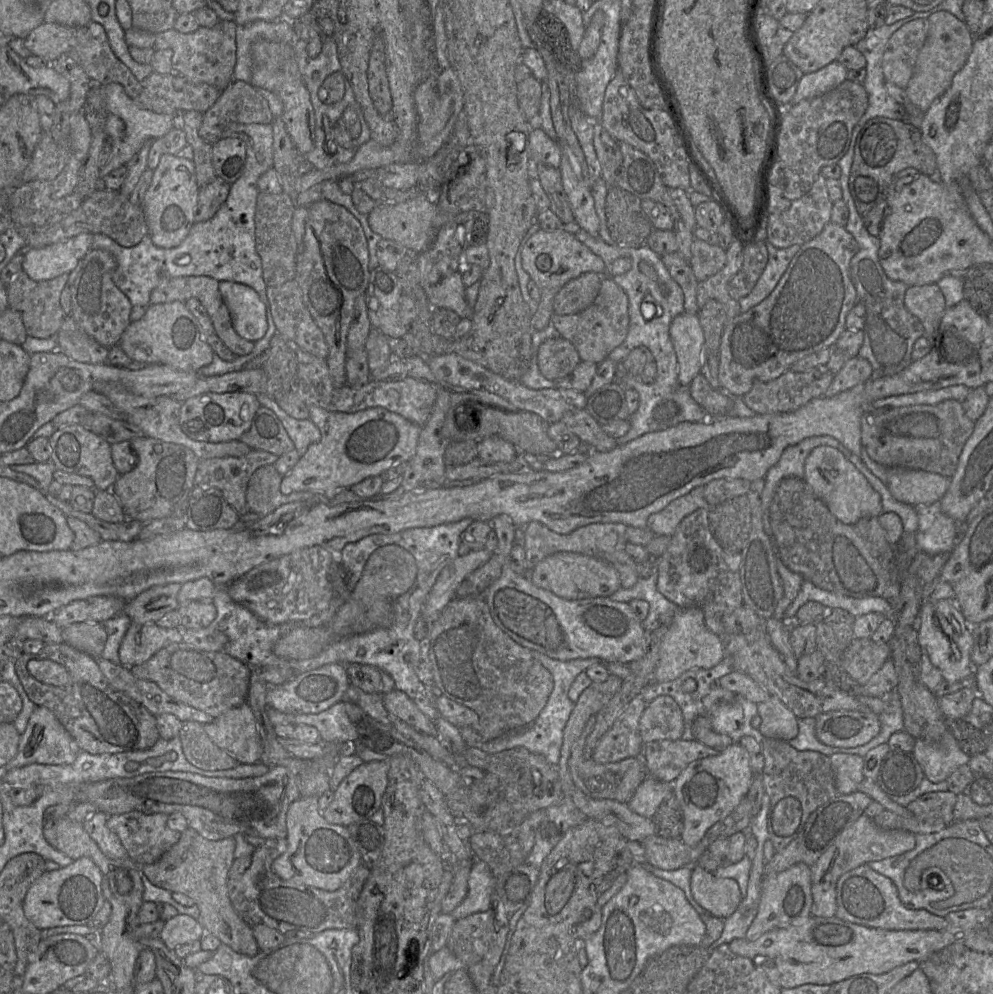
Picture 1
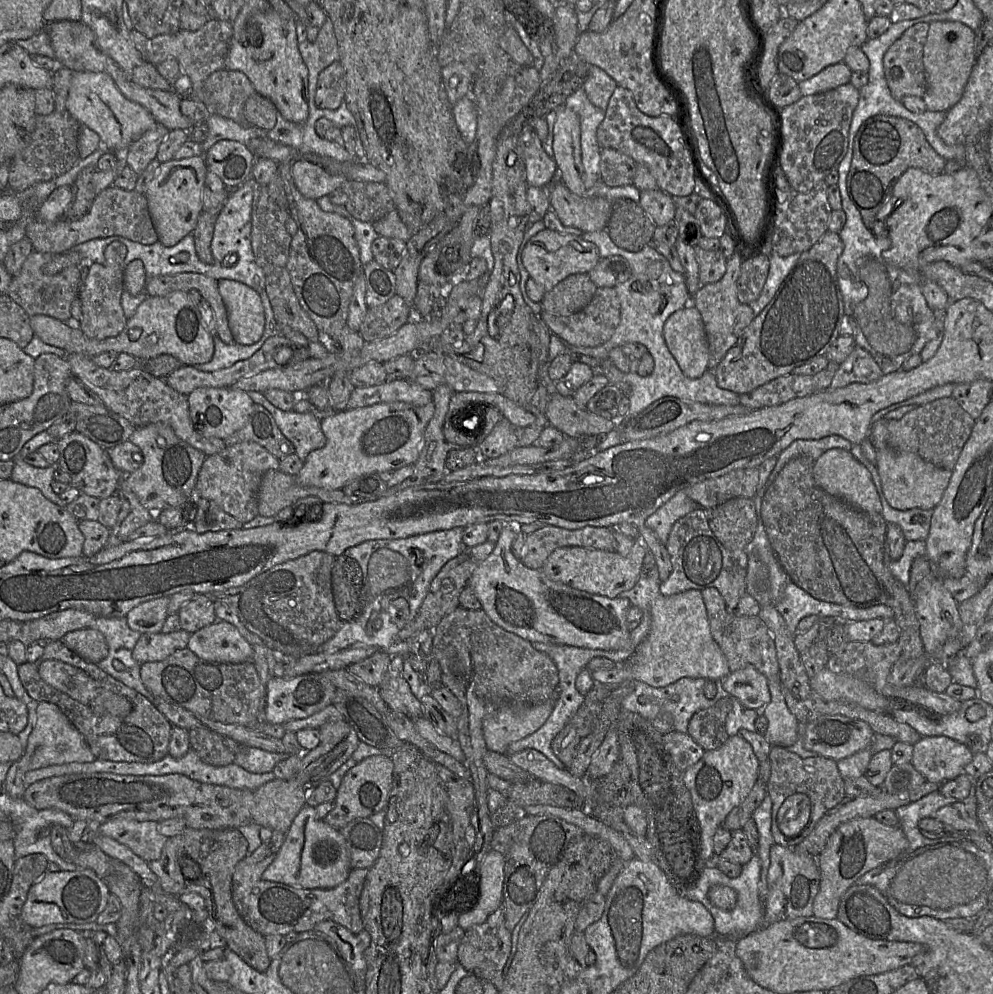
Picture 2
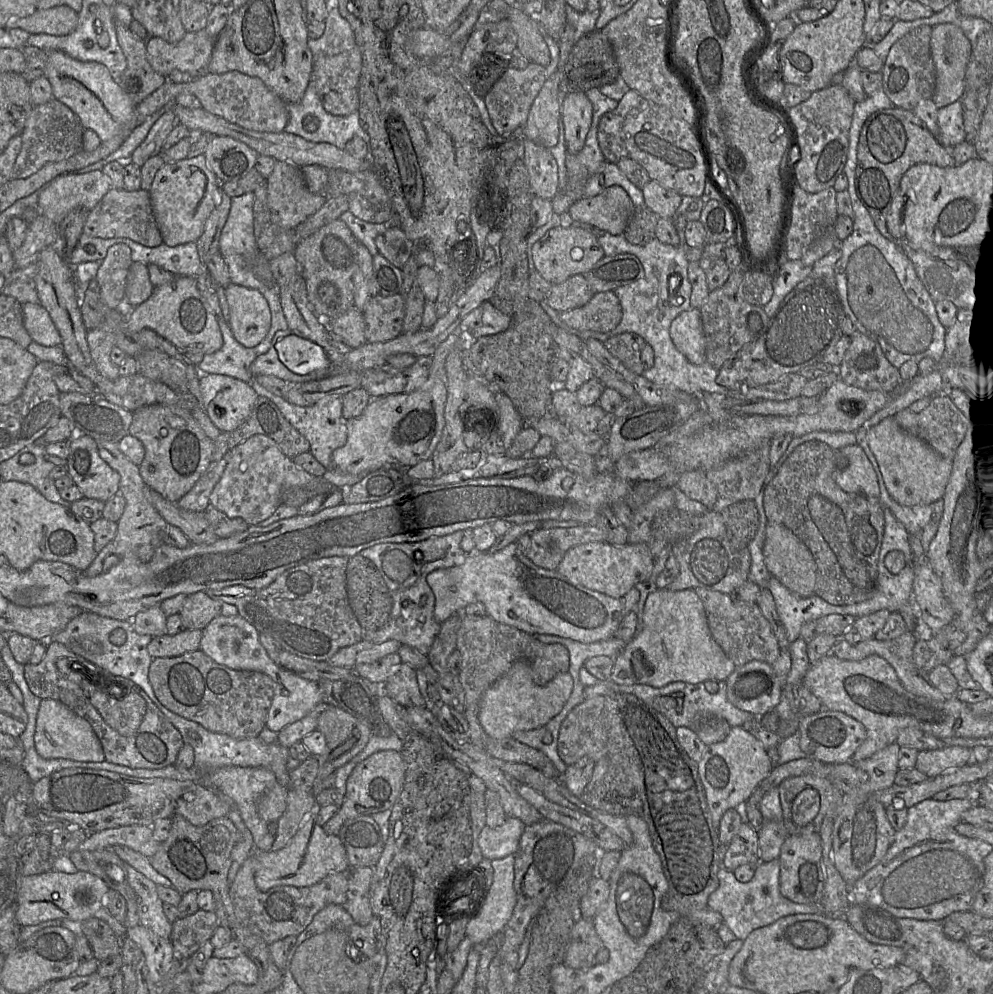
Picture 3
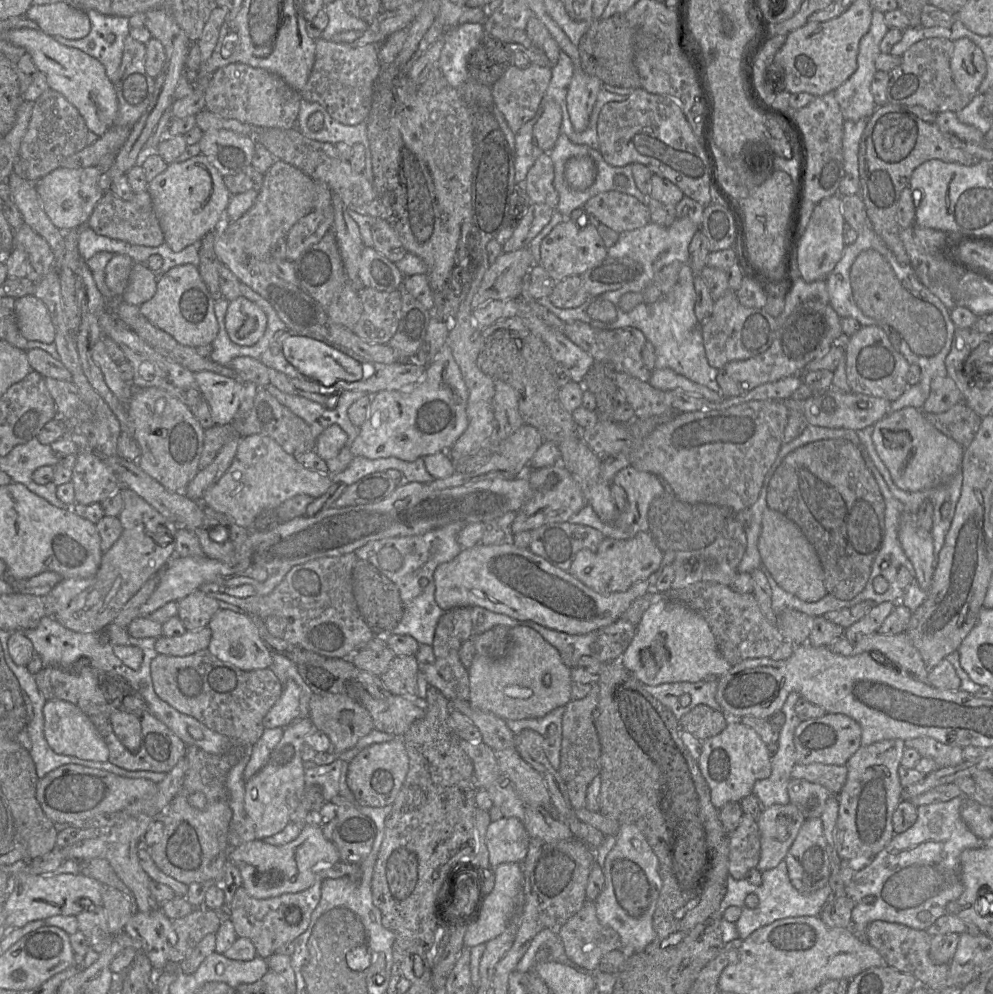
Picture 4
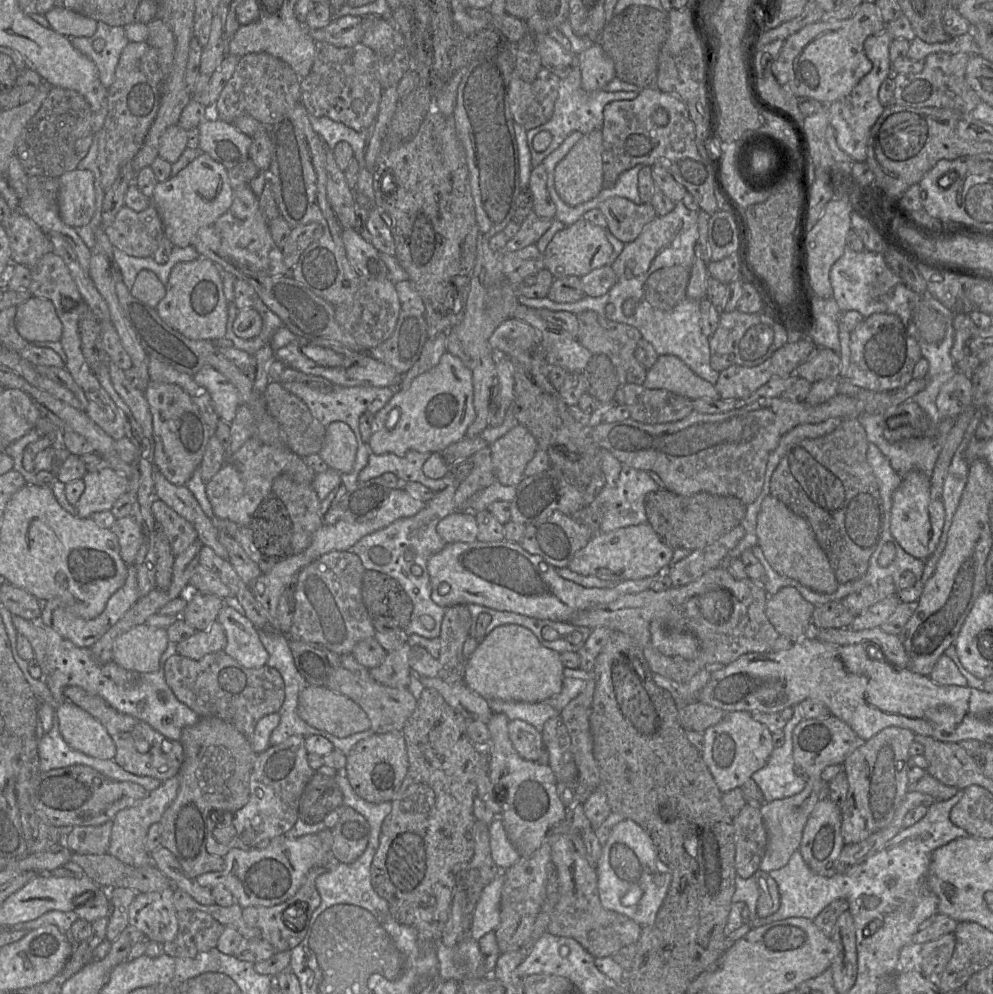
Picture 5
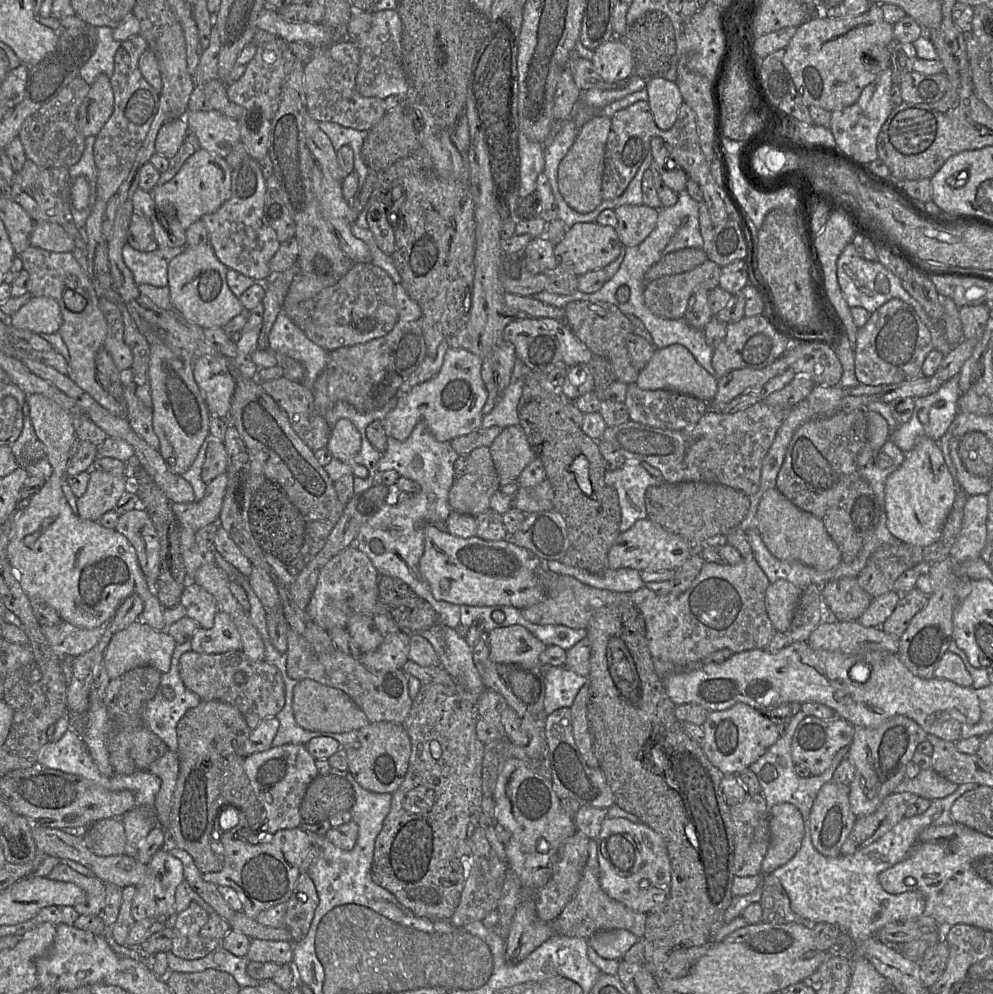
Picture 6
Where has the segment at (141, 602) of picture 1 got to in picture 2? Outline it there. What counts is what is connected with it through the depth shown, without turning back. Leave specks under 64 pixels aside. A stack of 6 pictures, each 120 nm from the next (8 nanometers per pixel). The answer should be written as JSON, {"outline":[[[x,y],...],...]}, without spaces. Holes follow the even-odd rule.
{"outline":[[[160,597],[142,602],[125,616],[128,626],[141,634],[161,632],[168,616],[169,597]]]}

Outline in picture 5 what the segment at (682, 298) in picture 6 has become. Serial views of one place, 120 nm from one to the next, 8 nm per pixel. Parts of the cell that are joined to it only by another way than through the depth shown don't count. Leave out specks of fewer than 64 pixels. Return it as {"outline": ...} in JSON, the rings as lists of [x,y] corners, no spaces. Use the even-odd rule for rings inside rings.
{"outline":[[[670,266],[653,272],[644,283],[644,295],[654,308],[671,310],[686,298],[690,267]]]}

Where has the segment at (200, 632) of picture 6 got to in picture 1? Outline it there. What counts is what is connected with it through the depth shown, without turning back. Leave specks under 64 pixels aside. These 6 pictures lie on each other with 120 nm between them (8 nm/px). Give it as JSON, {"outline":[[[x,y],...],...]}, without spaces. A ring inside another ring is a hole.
{"outline":[[[131,622],[119,647],[119,663],[130,668],[150,659],[170,643],[182,642],[181,627],[160,628]]]}

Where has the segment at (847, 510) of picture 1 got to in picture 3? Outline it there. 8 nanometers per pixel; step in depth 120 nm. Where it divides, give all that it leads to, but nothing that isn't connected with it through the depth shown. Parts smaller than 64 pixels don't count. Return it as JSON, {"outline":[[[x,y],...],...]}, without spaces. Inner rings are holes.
{"outline":[[[855,444],[843,447],[840,453],[845,458],[845,466],[835,473],[838,486],[847,493],[880,498],[877,474],[863,448]]]}

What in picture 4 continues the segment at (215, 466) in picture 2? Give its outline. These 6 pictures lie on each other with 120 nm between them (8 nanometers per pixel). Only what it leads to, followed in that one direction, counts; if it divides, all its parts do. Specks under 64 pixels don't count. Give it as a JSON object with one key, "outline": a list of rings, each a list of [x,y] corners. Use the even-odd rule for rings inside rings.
{"outline":[[[254,434],[241,439],[230,468],[206,490],[203,499],[215,511],[231,517],[237,525],[252,531],[255,518],[263,510],[276,509],[299,494],[319,498],[332,484],[328,473],[305,468],[274,439]]]}

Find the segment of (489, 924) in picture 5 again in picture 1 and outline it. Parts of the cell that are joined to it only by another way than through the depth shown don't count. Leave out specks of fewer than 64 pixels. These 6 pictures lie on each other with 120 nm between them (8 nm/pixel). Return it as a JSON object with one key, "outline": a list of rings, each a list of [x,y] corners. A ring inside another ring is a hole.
{"outline":[[[475,860],[468,878],[468,890],[463,901],[452,912],[458,920],[491,906],[496,878],[490,867],[482,860]]]}

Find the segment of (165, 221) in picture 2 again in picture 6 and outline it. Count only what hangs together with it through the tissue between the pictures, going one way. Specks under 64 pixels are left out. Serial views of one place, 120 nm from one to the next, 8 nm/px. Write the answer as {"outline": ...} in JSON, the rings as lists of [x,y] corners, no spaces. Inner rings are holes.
{"outline":[[[200,148],[184,162],[170,181],[155,186],[150,193],[156,209],[162,214],[173,215],[186,231],[193,222],[205,214],[216,212],[230,198],[231,172],[225,158]]]}

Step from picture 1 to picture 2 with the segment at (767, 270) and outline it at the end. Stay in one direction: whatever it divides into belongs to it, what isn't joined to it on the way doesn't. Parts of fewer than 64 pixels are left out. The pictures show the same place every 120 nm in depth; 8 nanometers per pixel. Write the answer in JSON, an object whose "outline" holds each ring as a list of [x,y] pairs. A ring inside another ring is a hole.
{"outline":[[[776,253],[770,255],[769,270],[761,293],[757,300],[748,304],[755,316],[757,316],[774,297],[777,289],[798,261],[800,254],[801,253],[795,253],[786,257],[781,257]]]}

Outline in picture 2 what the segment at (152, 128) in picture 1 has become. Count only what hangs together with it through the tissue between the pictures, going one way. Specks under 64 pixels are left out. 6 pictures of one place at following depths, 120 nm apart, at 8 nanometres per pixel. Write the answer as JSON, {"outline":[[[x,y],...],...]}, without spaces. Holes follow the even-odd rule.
{"outline":[[[73,71],[66,110],[81,125],[94,130],[100,137],[101,145],[116,156],[116,165],[113,169],[94,171],[92,185],[96,194],[112,187],[116,176],[127,165],[127,148],[157,124],[155,118],[142,105],[128,99],[117,87],[113,78],[105,72]]]}

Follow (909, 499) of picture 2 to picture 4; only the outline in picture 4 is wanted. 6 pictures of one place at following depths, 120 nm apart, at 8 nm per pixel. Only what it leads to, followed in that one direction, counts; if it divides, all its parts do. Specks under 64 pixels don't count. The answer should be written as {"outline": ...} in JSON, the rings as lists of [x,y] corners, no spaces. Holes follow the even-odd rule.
{"outline":[[[906,407],[889,413],[873,425],[872,439],[877,454],[888,468],[894,483],[900,489],[916,492],[946,483],[959,470],[962,471],[962,461],[965,448],[936,429],[925,417],[921,409]]]}

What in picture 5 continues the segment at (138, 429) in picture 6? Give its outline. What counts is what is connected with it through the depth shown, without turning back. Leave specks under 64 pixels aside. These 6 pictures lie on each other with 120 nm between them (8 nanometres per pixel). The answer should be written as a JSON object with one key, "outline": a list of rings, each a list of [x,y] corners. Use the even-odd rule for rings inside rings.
{"outline":[[[112,361],[108,362],[107,367],[114,390],[125,402],[133,417],[142,428],[145,436],[152,441],[152,416],[144,393],[134,387],[125,378],[124,371],[117,367]]]}

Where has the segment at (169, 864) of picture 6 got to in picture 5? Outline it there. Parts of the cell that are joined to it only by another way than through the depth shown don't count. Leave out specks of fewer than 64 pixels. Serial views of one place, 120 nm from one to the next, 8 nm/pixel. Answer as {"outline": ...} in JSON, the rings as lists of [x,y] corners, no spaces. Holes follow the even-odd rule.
{"outline":[[[171,885],[161,891],[137,892],[128,910],[129,925],[160,945],[172,941],[178,932],[177,911],[172,903],[174,888]]]}

